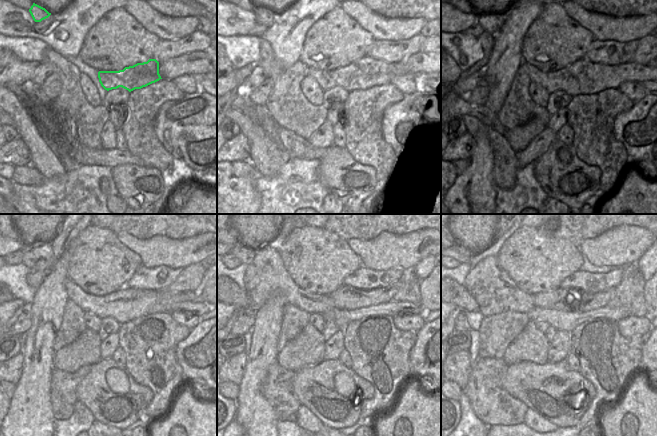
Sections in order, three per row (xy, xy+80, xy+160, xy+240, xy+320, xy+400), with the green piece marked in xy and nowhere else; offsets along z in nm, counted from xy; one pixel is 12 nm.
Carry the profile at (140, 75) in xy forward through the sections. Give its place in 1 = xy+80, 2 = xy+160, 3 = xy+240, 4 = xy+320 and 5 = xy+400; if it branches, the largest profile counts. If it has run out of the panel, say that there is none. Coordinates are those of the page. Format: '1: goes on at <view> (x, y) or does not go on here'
1: goes on at xy+80 (362, 74)
2: goes on at xy+160 (584, 77)
3: goes on at xy+240 (125, 304)
4: goes on at xy+320 (265, 276)
5: goes on at xy+400 (492, 288)

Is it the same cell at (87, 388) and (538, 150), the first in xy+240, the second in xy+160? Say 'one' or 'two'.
two

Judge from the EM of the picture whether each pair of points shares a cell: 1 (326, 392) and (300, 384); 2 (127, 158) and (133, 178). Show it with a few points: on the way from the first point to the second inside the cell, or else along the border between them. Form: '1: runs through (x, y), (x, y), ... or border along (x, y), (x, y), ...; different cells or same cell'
1: runs through (320, 392), (312, 386), (306, 386); same cell
2: border along (144, 165), (115, 165), (112, 168); different cells

